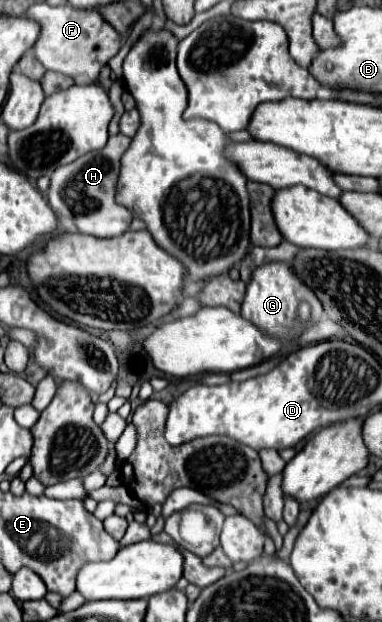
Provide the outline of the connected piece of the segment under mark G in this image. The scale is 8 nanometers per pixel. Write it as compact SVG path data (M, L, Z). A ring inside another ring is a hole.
M267 261L251 273L251 279L249 279L247 291L245 291L245 299L241 305L241 315L245 319L251 319L257 327L261 327L263 331L269 331L271 335L287 337L287 335L291 335L291 331L295 331L295 307L303 299L307 299L311 303L311 309L315 311L315 315L323 313L323 305L317 299L315 291L299 279L299 275L293 271L291 263Z

